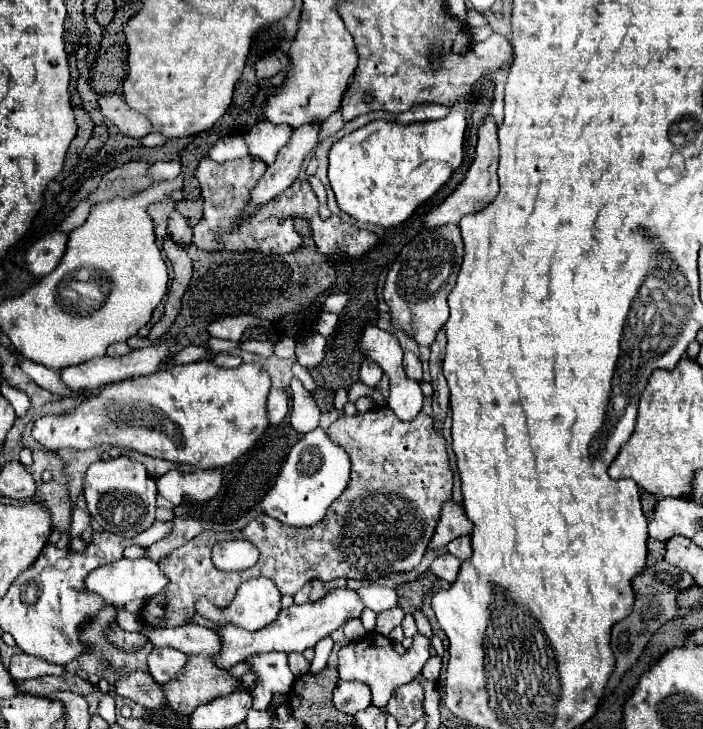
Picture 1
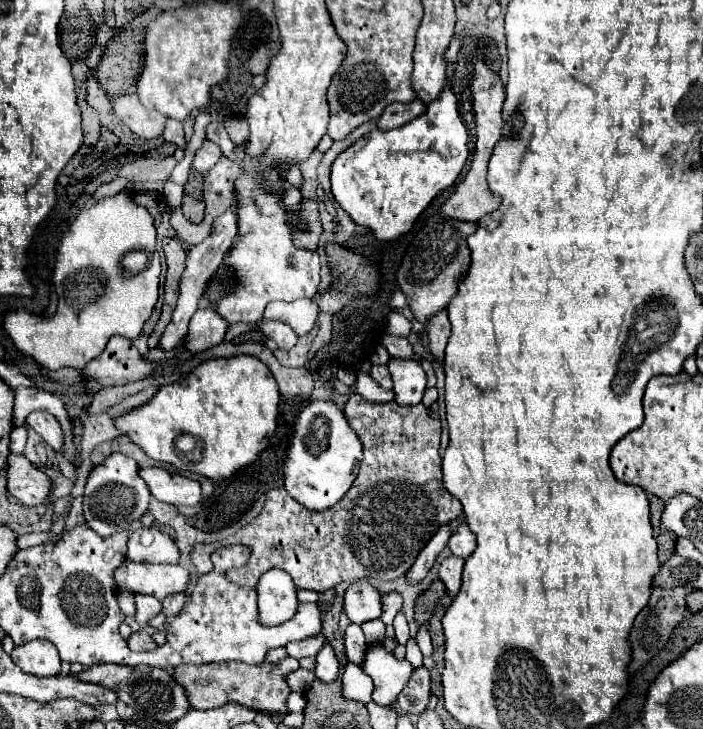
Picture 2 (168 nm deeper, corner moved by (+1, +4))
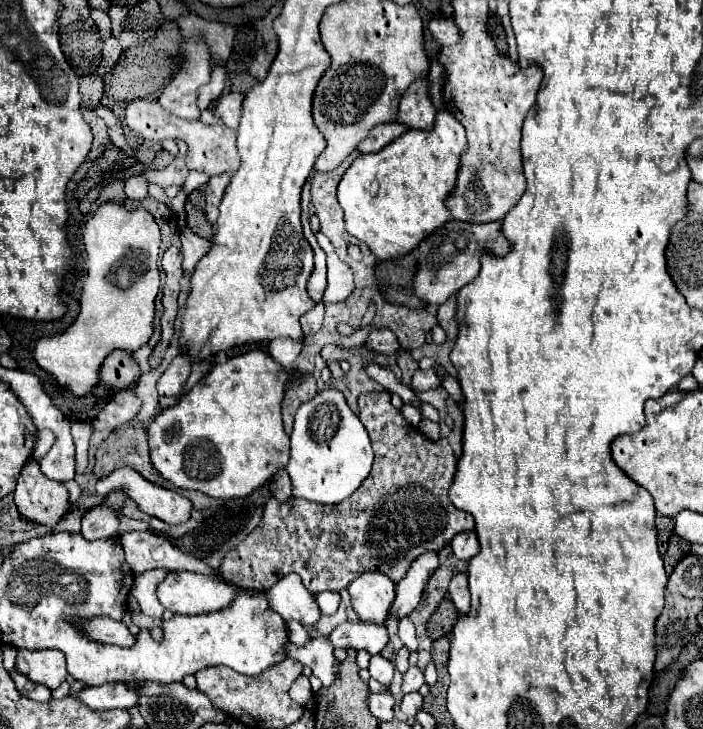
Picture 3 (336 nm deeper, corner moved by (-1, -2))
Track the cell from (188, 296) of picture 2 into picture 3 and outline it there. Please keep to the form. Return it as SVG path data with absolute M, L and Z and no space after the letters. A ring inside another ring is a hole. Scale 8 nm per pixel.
M190 228L182 230L182 254L184 254L184 286L190 278L190 272L194 270L196 262L206 254L206 250L210 250L210 240L200 238L198 234L194 234Z

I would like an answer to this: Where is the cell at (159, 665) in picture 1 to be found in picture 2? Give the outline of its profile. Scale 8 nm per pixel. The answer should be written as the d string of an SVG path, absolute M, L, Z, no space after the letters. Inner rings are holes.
M140 630L140 632L132 632L132 634L130 634L130 638L128 638L128 648L130 648L130 650L136 650L136 652L150 652L150 650L156 650L158 644L154 642L154 638L152 638L148 632Z

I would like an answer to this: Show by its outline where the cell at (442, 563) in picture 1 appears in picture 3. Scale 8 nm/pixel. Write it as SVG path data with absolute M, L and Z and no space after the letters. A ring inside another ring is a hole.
M456 574L450 582L450 588L448 588L448 594L450 594L450 600L456 604L456 608L460 610L460 614L468 614L470 612L470 592L468 592L468 578L466 574Z

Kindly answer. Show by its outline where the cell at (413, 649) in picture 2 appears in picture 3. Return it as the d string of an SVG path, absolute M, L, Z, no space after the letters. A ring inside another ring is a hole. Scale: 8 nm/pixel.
M410 666L408 672L404 674L402 692L404 692L404 694L408 694L408 692L418 692L422 684L424 684L424 674L422 674L416 666Z

